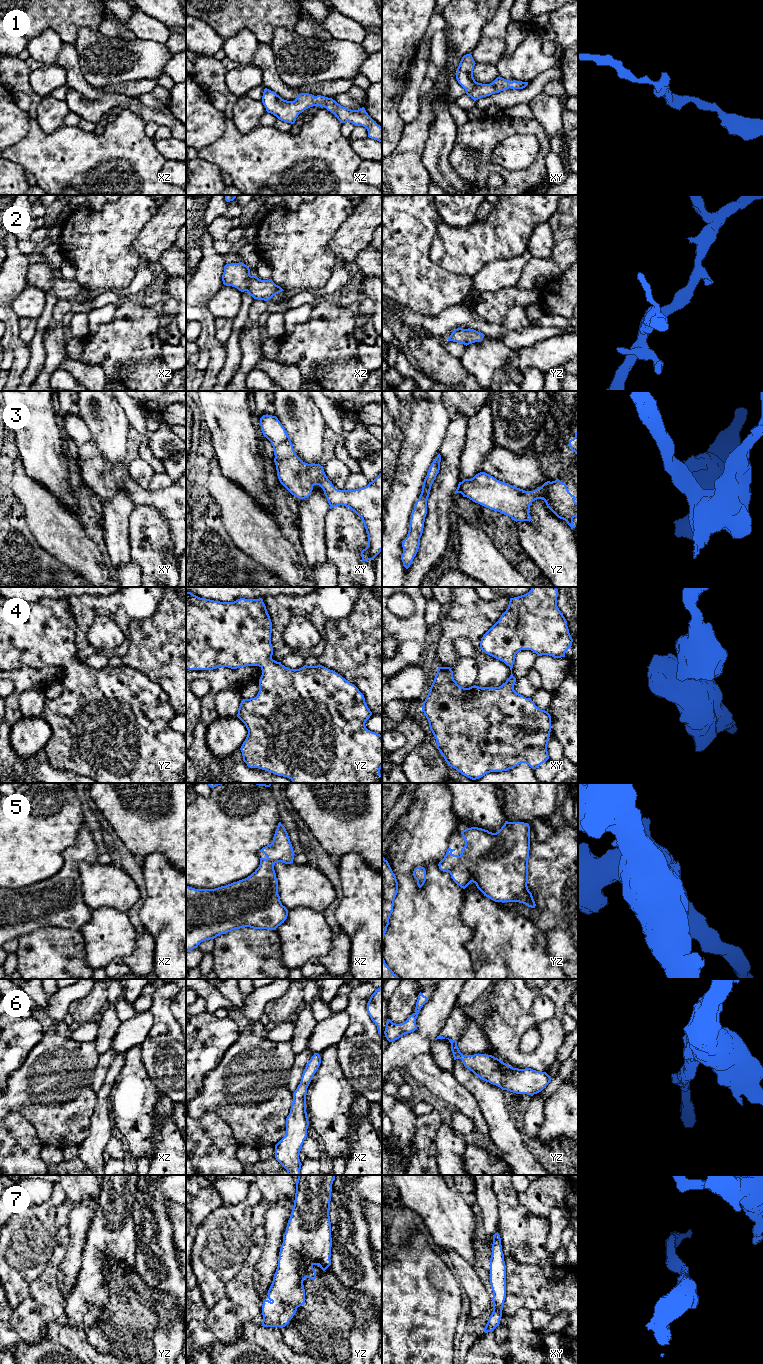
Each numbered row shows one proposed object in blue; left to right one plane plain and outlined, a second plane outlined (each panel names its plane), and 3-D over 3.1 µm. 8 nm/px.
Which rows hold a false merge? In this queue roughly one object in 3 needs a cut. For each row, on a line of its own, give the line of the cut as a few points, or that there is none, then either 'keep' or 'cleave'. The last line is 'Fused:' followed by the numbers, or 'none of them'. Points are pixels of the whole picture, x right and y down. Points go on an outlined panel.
1: no cut; keep
2: no cut; keep
3: no cut; keep
4: no cut; keep
5: no cut; keep
6: no cut; keep
7: no cut; keep
Fused: none of them

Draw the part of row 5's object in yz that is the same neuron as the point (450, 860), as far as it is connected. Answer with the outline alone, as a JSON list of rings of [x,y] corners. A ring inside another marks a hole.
[[[505,821],[501,829],[496,833],[478,827],[471,827],[461,831],[461,834],[465,841],[465,846],[462,848],[461,854],[454,855],[452,852],[456,849],[448,848],[446,855],[438,864],[439,869],[443,872],[449,872],[453,881],[463,889],[473,882],[484,896],[495,902],[519,902],[528,907],[535,908],[535,901],[527,886],[530,850],[529,824]]]

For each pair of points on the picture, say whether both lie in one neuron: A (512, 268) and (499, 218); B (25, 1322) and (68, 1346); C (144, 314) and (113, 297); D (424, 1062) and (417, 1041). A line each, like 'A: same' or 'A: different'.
A: different
B: different
C: different
D: different

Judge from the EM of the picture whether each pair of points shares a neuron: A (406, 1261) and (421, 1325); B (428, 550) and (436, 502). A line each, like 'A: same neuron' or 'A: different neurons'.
A: same neuron
B: same neuron

